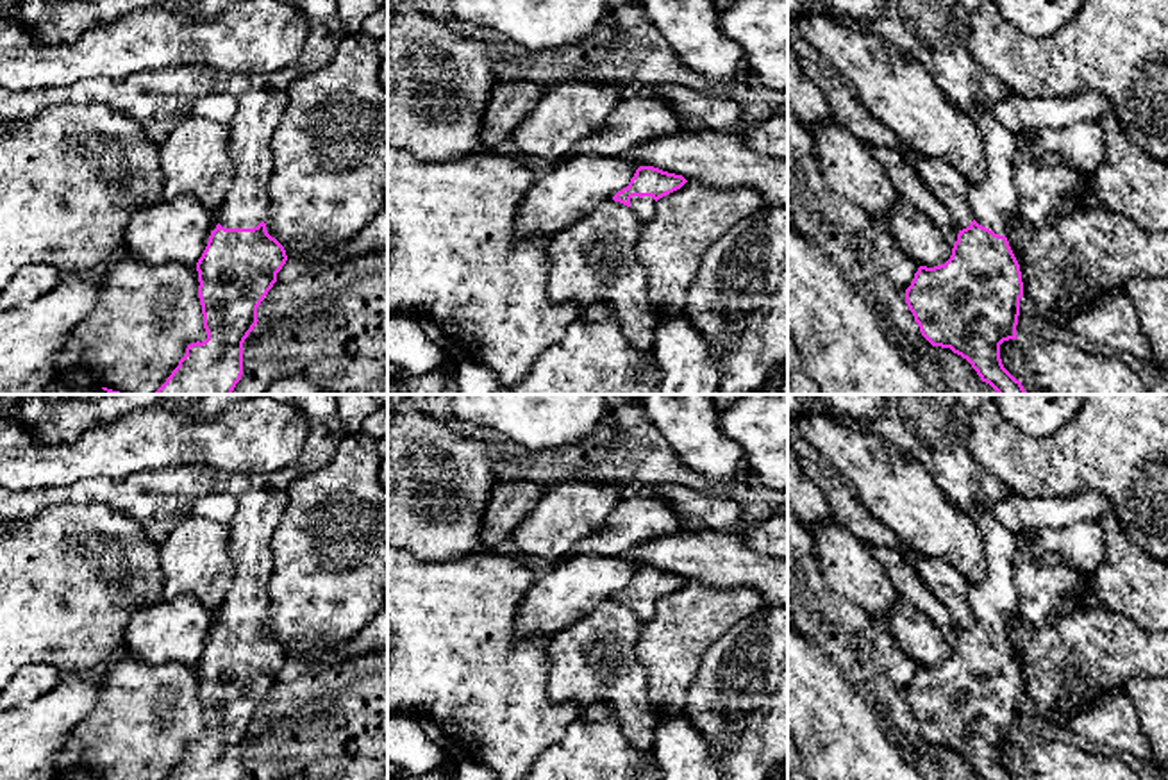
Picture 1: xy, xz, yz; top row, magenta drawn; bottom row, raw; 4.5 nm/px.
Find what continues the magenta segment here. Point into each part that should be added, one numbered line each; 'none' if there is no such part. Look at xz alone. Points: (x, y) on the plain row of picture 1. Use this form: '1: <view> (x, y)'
1: xz (645, 607)

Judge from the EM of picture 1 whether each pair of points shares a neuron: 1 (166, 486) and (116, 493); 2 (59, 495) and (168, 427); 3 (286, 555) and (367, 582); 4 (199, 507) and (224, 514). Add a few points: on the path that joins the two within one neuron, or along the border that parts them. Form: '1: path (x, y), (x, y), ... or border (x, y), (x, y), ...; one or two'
1: path (154, 486), (143, 484), (134, 493), (129, 493); one
2: border (83, 481), (72, 486), (45, 486), (38, 489); two
3: path (304, 575), (347, 577); one
4: path (204, 507), (218, 509); one

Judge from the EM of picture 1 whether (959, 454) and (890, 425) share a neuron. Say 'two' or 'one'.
one

